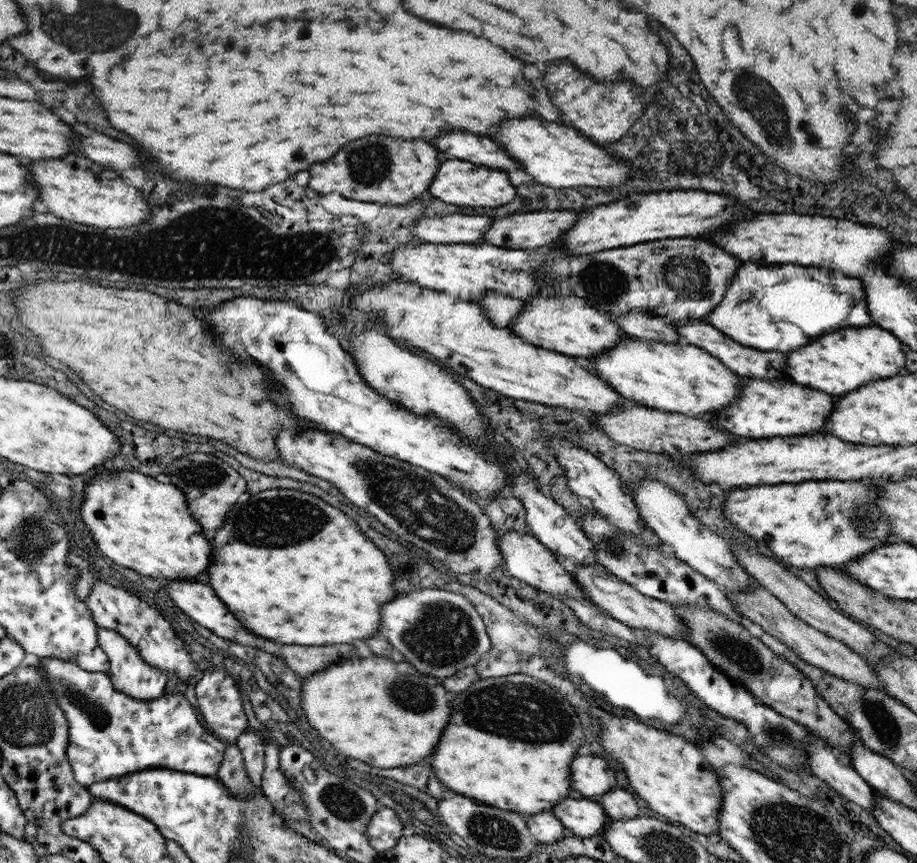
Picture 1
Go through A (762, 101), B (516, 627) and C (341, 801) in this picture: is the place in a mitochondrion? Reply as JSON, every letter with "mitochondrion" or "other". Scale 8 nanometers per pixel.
{"A":"mitochondrion","B":"other","C":"mitochondrion"}

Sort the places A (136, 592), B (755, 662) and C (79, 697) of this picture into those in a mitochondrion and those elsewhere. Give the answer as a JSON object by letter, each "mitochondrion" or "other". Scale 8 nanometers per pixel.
{"A":"other","B":"mitochondrion","C":"mitochondrion"}

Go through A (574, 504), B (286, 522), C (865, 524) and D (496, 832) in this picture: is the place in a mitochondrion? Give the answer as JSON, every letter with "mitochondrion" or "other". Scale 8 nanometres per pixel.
{"A":"other","B":"mitochondrion","C":"mitochondrion","D":"mitochondrion"}

